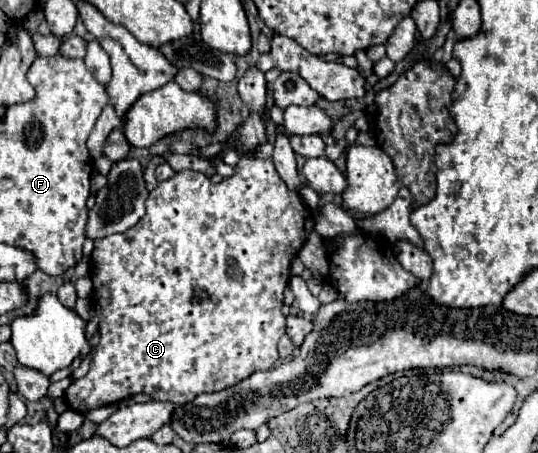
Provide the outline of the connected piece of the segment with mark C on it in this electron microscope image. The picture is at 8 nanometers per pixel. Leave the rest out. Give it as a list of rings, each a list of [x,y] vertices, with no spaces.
[[[259,145],[254,151],[239,155],[239,163],[235,165],[235,175],[223,177],[221,183],[213,185],[207,175],[195,173],[195,171],[179,171],[175,177],[159,183],[147,199],[147,215],[127,233],[109,235],[101,241],[95,241],[95,249],[91,253],[91,269],[89,277],[93,281],[93,293],[91,303],[99,305],[99,335],[101,341],[95,349],[95,357],[91,361],[91,369],[85,377],[71,383],[71,387],[65,391],[65,399],[71,409],[79,413],[87,413],[91,409],[99,409],[111,403],[119,403],[123,399],[129,399],[137,393],[145,393],[151,399],[157,401],[173,401],[177,405],[185,405],[193,401],[201,393],[211,391],[223,391],[227,387],[237,385],[239,381],[247,379],[255,371],[265,371],[279,361],[277,353],[277,341],[285,335],[285,315],[281,313],[283,307],[283,289],[289,283],[291,277],[291,259],[299,253],[307,239],[307,219],[309,227],[313,227],[313,213],[307,209],[307,205],[301,201],[297,191],[289,191],[289,187],[277,177],[277,171],[273,169],[273,145]]]

